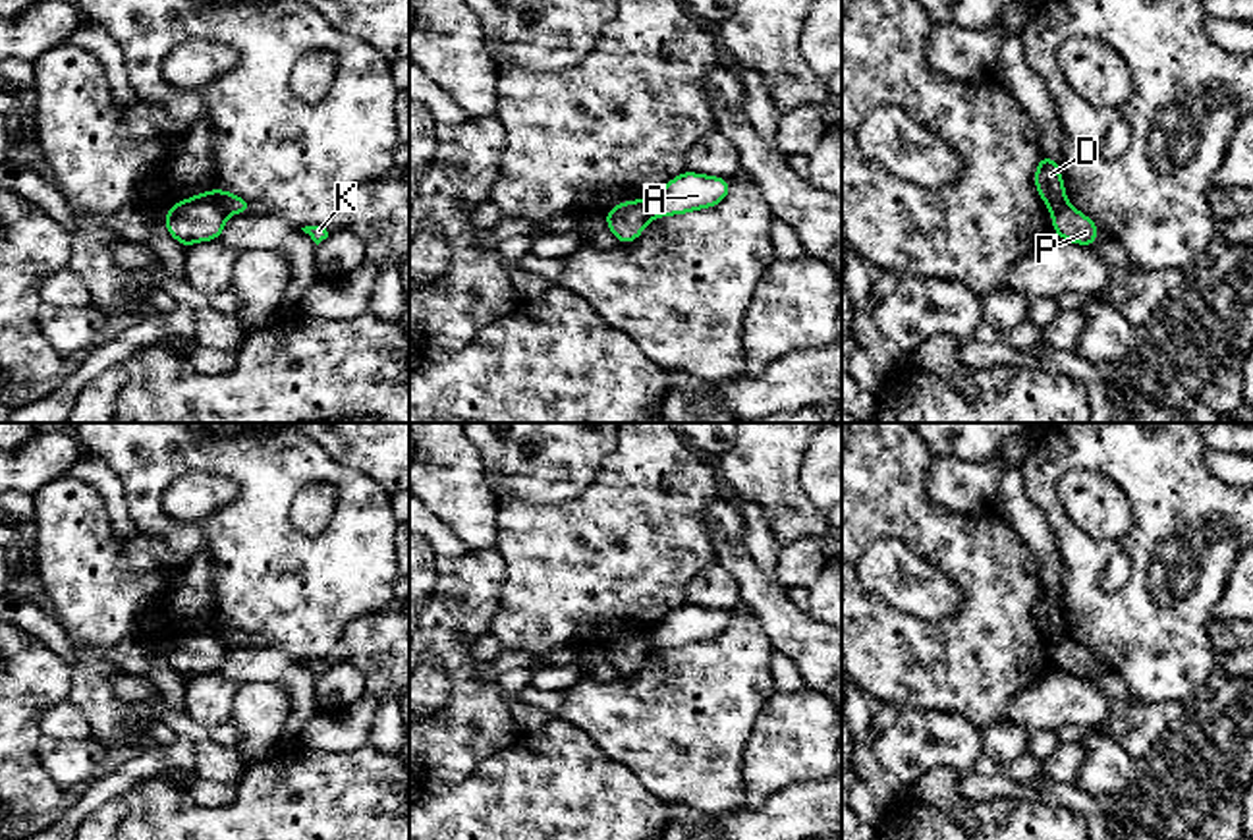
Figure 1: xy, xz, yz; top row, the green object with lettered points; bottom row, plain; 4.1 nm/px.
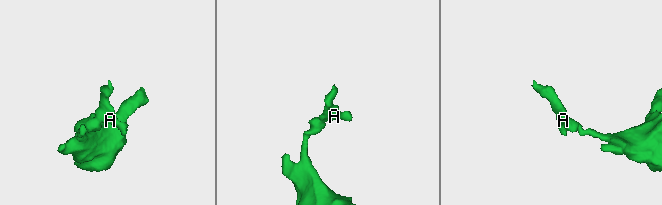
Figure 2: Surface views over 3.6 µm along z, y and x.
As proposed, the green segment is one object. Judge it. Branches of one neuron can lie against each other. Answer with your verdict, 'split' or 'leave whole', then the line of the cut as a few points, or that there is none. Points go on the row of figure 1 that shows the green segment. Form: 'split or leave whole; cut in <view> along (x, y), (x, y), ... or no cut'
split; cut in xy along (207, 194), (226, 215)

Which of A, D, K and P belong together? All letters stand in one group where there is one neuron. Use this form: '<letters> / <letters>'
A D K / P

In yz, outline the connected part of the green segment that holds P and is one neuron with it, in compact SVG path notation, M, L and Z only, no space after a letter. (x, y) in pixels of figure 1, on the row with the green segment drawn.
M1070 203L1052 212L1052 230L1056 236L1085 247L1091 247L1095 239L1100 238L1093 218L1085 216Z

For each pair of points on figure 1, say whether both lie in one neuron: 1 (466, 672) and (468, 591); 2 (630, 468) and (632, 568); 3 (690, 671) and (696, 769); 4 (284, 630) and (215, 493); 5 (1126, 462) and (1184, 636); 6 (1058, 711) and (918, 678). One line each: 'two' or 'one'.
1: one
2: one
3: one
4: two
5: one
6: two

